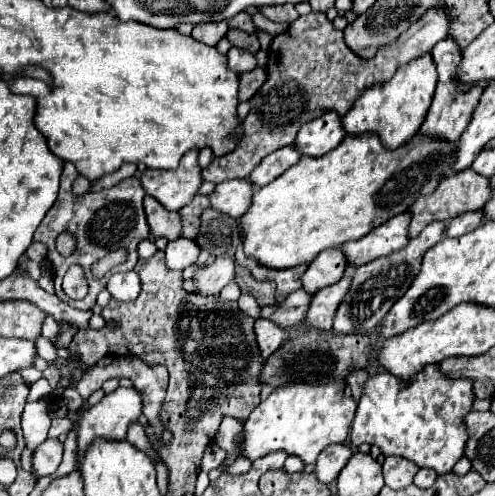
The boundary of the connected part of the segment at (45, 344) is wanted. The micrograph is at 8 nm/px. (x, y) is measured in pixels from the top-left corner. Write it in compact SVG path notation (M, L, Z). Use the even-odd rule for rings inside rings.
M37 337L37 353L39 353L39 357L43 357L45 361L49 361L49 363L57 363L59 361L59 355L57 355L57 347L53 345L53 343L49 343L45 337Z

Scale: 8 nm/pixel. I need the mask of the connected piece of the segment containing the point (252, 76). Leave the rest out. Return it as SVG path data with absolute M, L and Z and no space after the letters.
M257 67L247 73L239 73L239 101L249 101L253 93L263 85L265 81L265 69Z

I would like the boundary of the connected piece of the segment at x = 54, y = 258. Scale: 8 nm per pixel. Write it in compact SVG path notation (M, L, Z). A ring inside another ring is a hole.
M71 163L63 165L63 173L61 173L61 189L59 189L59 197L55 201L55 205L47 211L45 219L41 221L41 225L35 231L35 241L41 241L47 245L49 255L47 259L51 261L51 265L55 267L55 289L57 289L57 297L65 303L69 303L75 309L81 311L89 311L93 309L93 305L97 303L97 295L107 289L107 281L95 281L91 277L91 263L95 263L97 259L101 259L103 255L107 255L109 251L115 251L119 247L127 247L129 249L129 257L123 263L123 267L119 267L117 271L131 271L137 265L137 245L143 239L149 239L149 225L147 225L147 217L145 217L145 209L143 209L143 197L145 197L145 189L141 187L141 181L137 177L129 177L119 181L117 185L109 187L109 189L101 189L101 191L87 191L83 195L75 195L73 193L73 181L77 179L77 169ZM61 231L73 231L77 235L77 249L71 257L63 257L57 253L55 249L55 237ZM79 263L83 267L83 271L87 273L89 279L89 293L85 299L81 301L73 301L69 299L63 289L61 289L61 281L65 271L73 265Z

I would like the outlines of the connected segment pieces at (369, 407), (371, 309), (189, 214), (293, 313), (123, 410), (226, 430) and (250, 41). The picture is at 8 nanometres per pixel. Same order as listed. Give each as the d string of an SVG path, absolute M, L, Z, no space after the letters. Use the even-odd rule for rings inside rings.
M425 365L409 383L389 371L369 375L355 411L351 443L377 445L383 455L401 455L419 467L429 467L445 475L465 453L469 439L465 415L473 411L473 401L473 381L447 377L439 365Z
M433 221L421 231L419 237L411 239L405 249L399 249L397 253L379 257L375 261L369 261L357 267L351 289L337 309L333 329L337 329L339 333L369 333L373 327L377 327L383 321L383 317L391 311L395 301L401 295L405 295L405 291L409 289L413 279L421 271L421 261L423 261L425 251L443 239L445 227L447 227L445 221Z
M197 195L189 205L185 205L185 209L179 211L183 219L183 237L197 237L201 225L201 213L207 207L209 207L209 197Z
M299 289L299 291L291 293L283 303L263 307L261 317L267 317L267 319L275 321L281 327L293 327L295 323L305 319L311 299L313 299L311 293L307 293L305 289Z
M115 389L113 393L107 393L97 405L89 407L81 419L77 419L75 413L69 413L67 417L77 423L79 421L79 449L77 453L83 453L85 447L97 439L125 439L127 429L131 423L137 423L143 415L143 395L135 389Z
M225 417L219 425L219 431L215 435L215 443L227 453L225 461L209 471L209 479L217 479L221 471L225 471L229 465L233 465L239 457L241 457L241 445L243 445L243 421L235 419L235 417Z
M229 29L225 37L231 41L231 45L247 49L249 53L257 53L259 51L259 39L257 39L257 35L249 35L249 33L243 33L239 29Z

